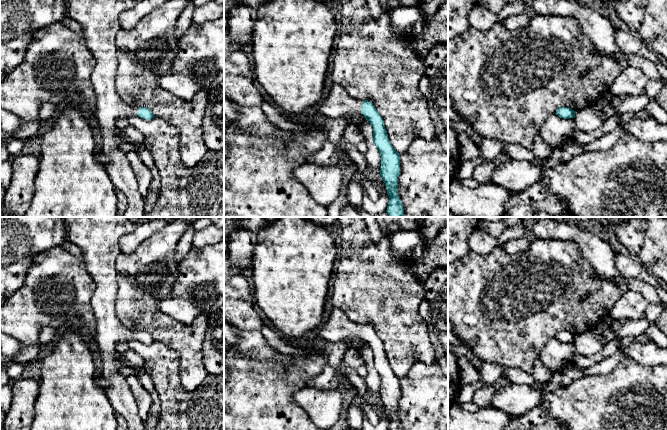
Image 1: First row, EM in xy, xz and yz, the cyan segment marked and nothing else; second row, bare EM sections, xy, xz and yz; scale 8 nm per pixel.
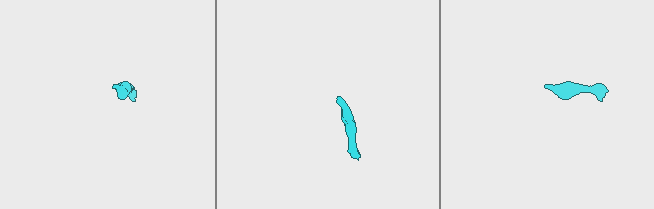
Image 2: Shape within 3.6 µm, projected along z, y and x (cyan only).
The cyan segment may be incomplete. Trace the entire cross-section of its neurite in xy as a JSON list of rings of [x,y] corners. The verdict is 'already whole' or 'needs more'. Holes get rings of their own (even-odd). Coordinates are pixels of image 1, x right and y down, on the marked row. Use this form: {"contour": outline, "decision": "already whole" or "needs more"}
{"contour": [[[67,0],[67,17],[82,26],[84,41],[96,60],[90,80],[96,96],[97,131],[102,136],[102,151],[108,162],[106,171],[117,191],[127,198],[124,217],[144,217],[144,198],[138,190],[136,176],[118,148],[118,119],[138,116],[151,120],[155,116],[146,107],[126,104],[116,92],[118,66],[116,34],[121,29],[119,16],[133,8],[136,0]]], "decision": "needs more"}

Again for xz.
{"contour": [[[331,86],[326,99],[321,103],[319,112],[328,119],[348,118],[361,113],[373,127],[373,140],[381,156],[380,175],[385,183],[389,202],[389,217],[405,217],[402,201],[398,195],[398,176],[400,175],[400,154],[393,148],[384,121],[371,101],[351,97],[343,87]]], "decision": "needs more"}

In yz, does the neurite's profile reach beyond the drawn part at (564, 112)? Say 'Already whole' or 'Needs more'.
Already whole

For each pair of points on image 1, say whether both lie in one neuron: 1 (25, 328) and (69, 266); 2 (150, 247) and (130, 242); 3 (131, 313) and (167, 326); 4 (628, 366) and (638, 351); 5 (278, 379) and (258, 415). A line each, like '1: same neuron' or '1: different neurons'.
1: same neuron
2: different neurons
3: same neuron
4: different neurons
5: same neuron

